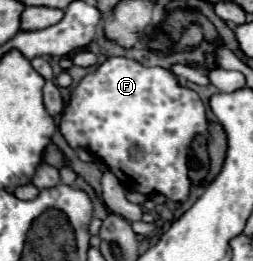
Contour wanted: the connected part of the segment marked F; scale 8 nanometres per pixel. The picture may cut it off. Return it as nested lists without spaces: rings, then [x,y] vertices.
[[[108,57],[95,73],[86,75],[70,91],[70,105],[66,105],[60,119],[60,133],[72,149],[86,149],[100,157],[108,169],[128,191],[144,195],[162,193],[172,201],[186,201],[190,195],[188,177],[188,147],[198,133],[206,131],[206,113],[198,95],[182,87],[176,75],[162,67],[144,67],[134,59]]]

